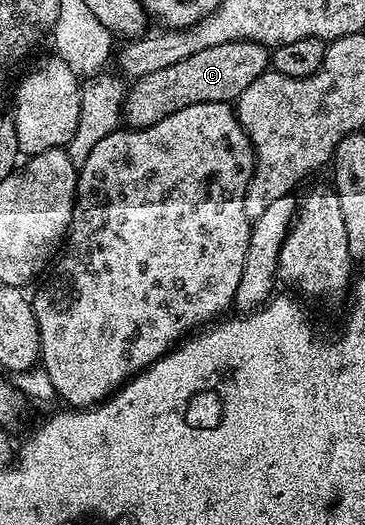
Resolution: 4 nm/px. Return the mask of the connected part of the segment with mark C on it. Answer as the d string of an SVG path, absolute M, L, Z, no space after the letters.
M249 39L234 43L211 45L178 63L167 65L165 69L155 69L153 73L140 75L125 92L123 123L126 128L150 127L187 105L200 103L232 104L251 81L255 81L271 67L270 48Z

